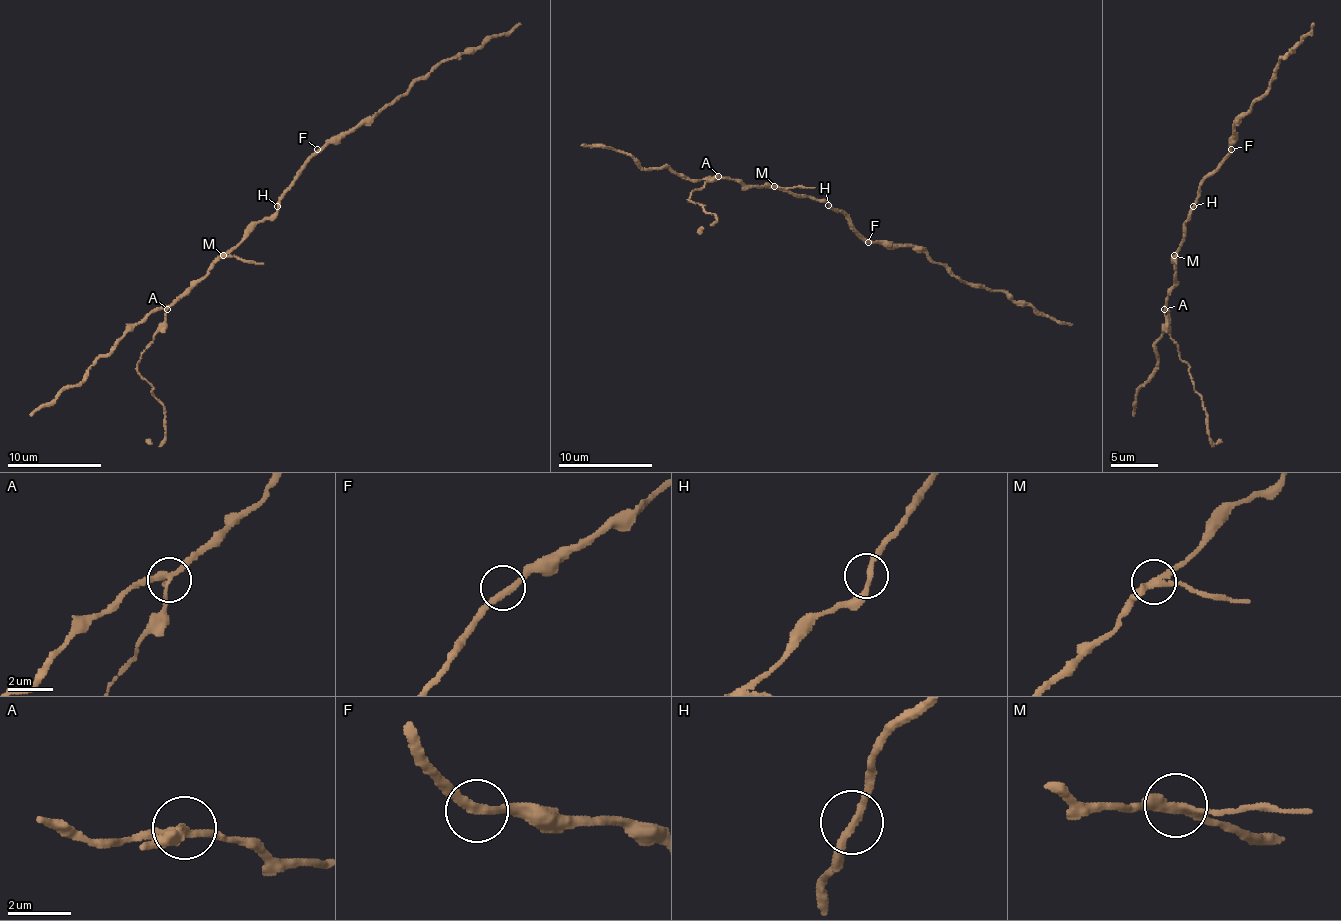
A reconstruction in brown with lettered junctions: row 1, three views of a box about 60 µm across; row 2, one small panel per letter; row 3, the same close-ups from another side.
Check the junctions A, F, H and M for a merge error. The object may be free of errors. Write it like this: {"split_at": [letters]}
{"split_at": ["A"]}

